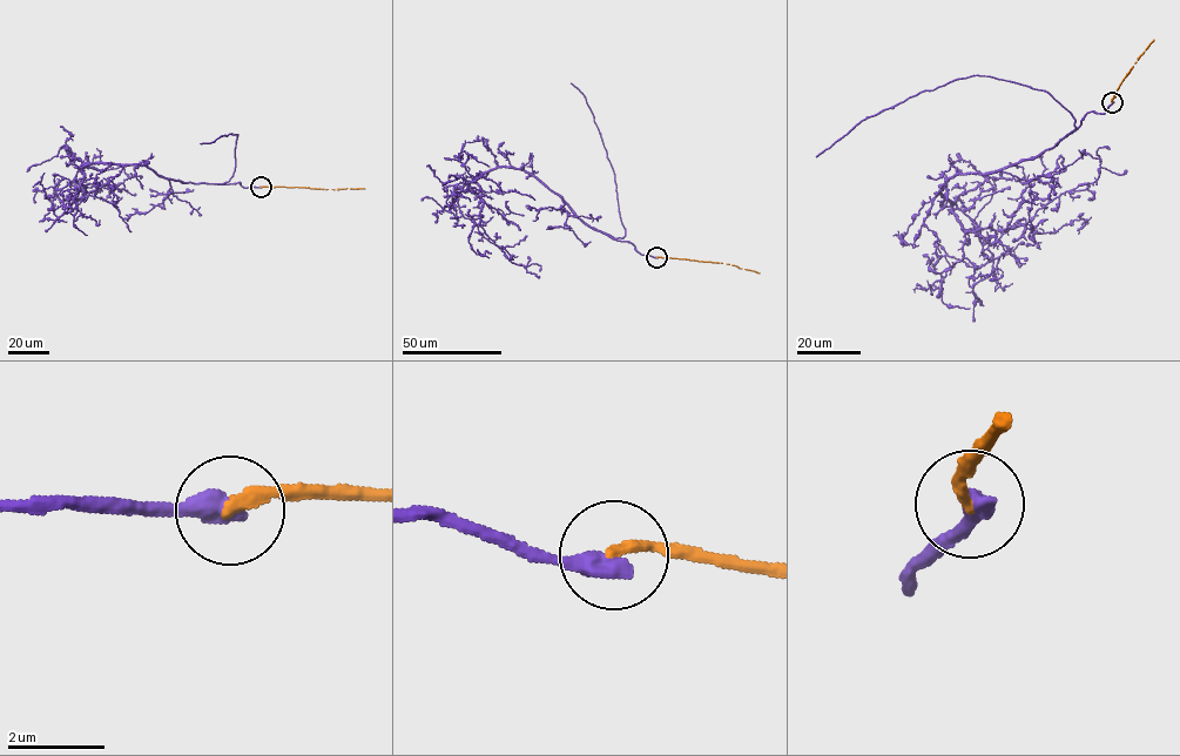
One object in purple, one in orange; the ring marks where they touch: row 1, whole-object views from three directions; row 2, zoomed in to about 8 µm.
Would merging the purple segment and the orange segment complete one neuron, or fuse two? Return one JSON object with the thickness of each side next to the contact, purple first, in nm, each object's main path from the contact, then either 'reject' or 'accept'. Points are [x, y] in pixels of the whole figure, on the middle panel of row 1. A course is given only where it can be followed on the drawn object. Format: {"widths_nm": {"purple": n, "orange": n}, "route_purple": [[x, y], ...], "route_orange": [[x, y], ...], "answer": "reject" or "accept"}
{"widths_nm": {"purple": 460, "orange": 260}, "route_purple": [[656, 257], [588, 227], [523, 170], [496, 167], [472, 177], [484, 231], [511, 262], [540, 271]], "route_orange": [[656, 257], [722, 263], [759, 272]], "answer": "reject"}

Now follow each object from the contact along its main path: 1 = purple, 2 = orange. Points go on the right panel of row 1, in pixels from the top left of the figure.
1: (1112, 102), (1053, 148), (956, 175), (938, 195), (964, 229), (1009, 230), (1094, 181), (1096, 152), (1110, 149)
2: (1112, 102), (1120, 85), (1154, 39)

